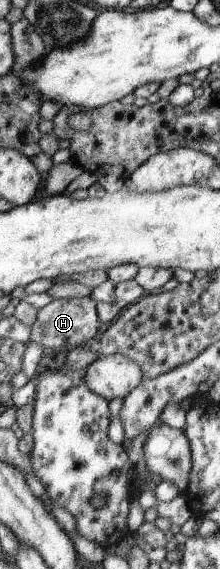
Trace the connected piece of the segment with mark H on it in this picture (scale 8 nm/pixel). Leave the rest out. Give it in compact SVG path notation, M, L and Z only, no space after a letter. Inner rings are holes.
M90 295L81 298L51 300L48 304L37 310L37 318L30 326L29 342L40 345L47 350L57 348L72 349L78 345L92 344L95 332L101 326L95 310L96 302L91 300Z

